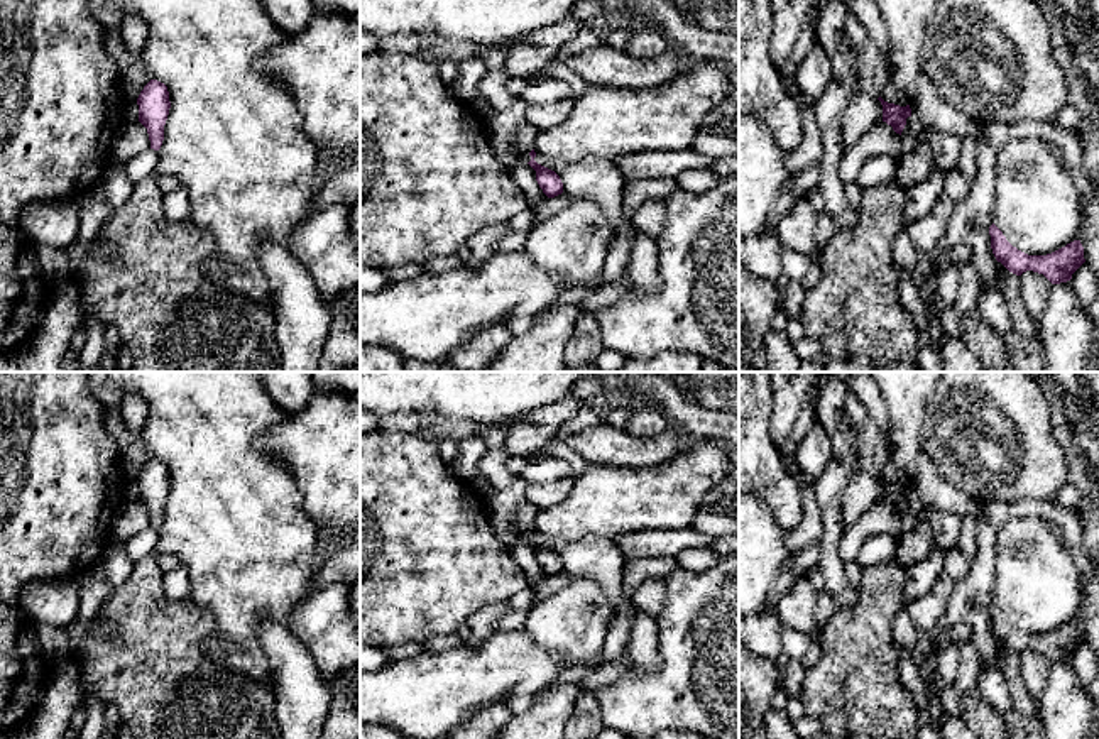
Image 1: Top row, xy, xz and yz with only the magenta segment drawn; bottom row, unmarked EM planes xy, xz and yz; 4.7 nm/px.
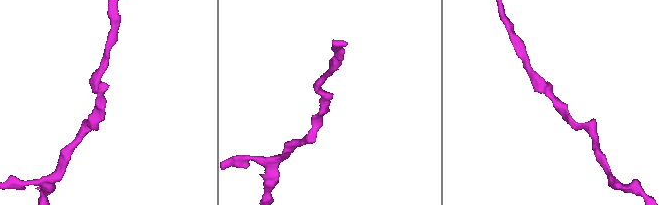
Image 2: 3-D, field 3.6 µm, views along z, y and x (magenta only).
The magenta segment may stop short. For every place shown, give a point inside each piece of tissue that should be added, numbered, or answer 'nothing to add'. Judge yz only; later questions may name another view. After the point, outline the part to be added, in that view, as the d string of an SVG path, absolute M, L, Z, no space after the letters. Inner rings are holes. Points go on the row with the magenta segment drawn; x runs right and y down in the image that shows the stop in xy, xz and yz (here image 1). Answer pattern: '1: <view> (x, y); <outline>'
nothing to add

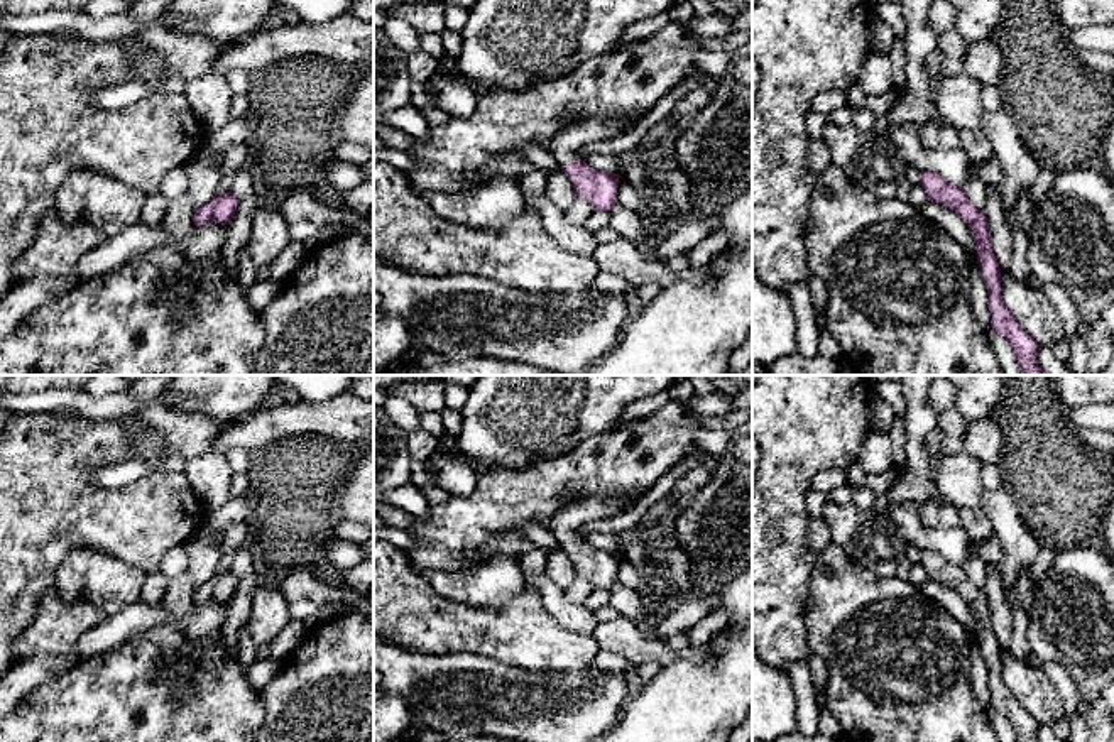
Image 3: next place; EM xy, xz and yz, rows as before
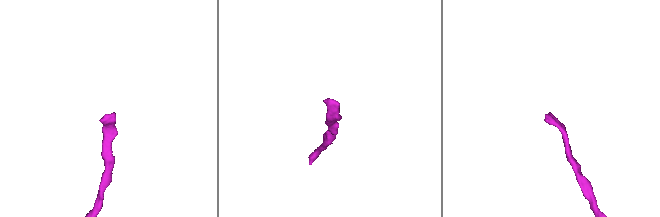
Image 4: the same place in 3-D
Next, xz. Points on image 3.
1: xz (565, 144); M590 118L573 122L560 128L551 142L549 152L560 166L566 166L578 157L578 150L592 142L603 142L631 132L641 118L624 122L619 118Z

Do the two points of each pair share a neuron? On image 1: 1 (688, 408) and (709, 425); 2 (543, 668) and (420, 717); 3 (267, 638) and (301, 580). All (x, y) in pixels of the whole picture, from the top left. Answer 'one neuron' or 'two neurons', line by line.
1: one neuron
2: one neuron
3: two neurons

